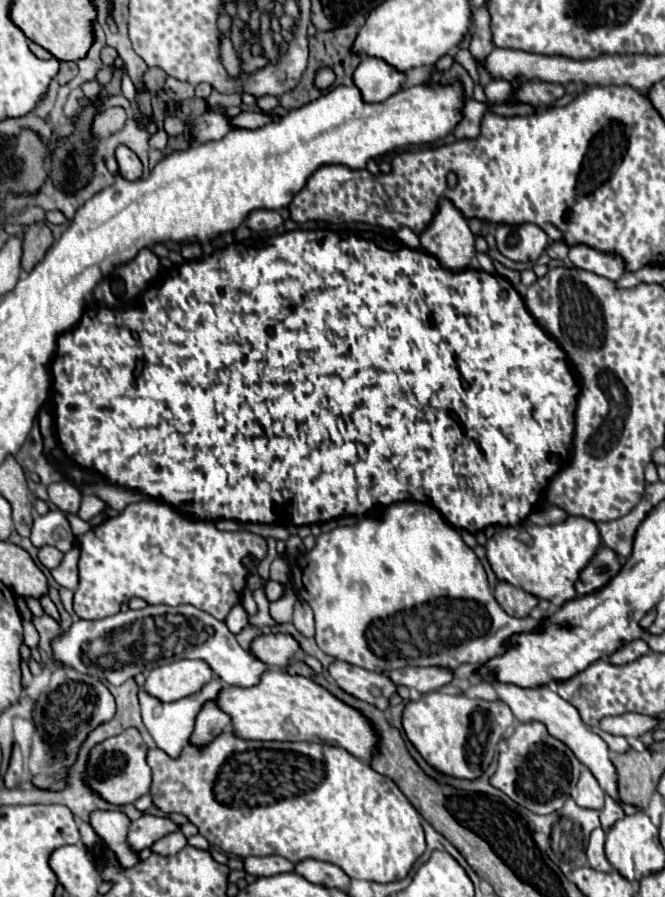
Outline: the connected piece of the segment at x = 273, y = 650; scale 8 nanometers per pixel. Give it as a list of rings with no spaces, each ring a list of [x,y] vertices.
[[[268,633],[252,639],[250,643],[250,655],[262,661],[268,667],[286,667],[294,653],[298,651],[298,643],[292,635],[284,633]]]

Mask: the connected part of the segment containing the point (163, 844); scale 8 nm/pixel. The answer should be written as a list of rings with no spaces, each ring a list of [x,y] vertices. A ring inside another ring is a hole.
[[[174,831],[170,835],[164,835],[162,839],[158,839],[152,845],[152,851],[158,855],[174,855],[178,853],[182,847],[186,847],[186,837],[182,835],[182,831]]]

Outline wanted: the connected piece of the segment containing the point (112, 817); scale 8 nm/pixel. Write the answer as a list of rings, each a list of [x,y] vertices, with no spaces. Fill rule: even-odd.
[[[96,809],[90,813],[90,825],[96,835],[116,853],[122,867],[134,867],[140,861],[138,853],[132,851],[126,841],[130,819],[122,811]]]

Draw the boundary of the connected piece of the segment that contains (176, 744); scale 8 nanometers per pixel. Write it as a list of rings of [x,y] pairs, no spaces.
[[[216,679],[216,681],[210,681],[208,685],[204,685],[204,689],[200,689],[200,693],[194,693],[192,697],[182,697],[180,701],[172,701],[172,703],[164,703],[164,701],[140,691],[138,697],[140,697],[140,707],[142,707],[142,719],[144,719],[144,725],[146,725],[148,733],[152,735],[156,747],[162,749],[166,755],[170,755],[174,759],[180,757],[182,749],[190,741],[190,733],[194,729],[194,719],[196,719],[198,711],[204,707],[204,703],[212,701],[218,695],[220,689],[222,689],[222,685]]]

